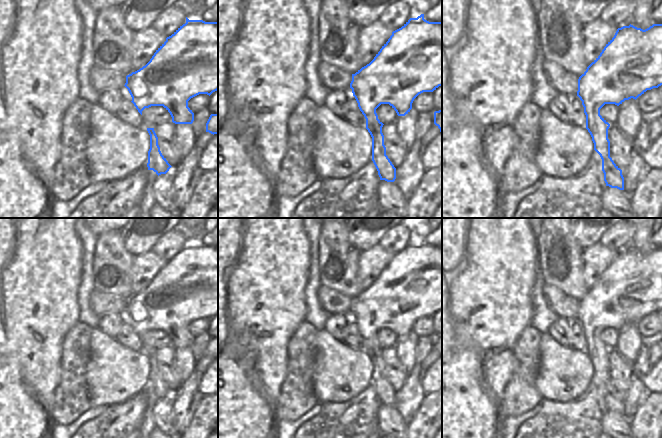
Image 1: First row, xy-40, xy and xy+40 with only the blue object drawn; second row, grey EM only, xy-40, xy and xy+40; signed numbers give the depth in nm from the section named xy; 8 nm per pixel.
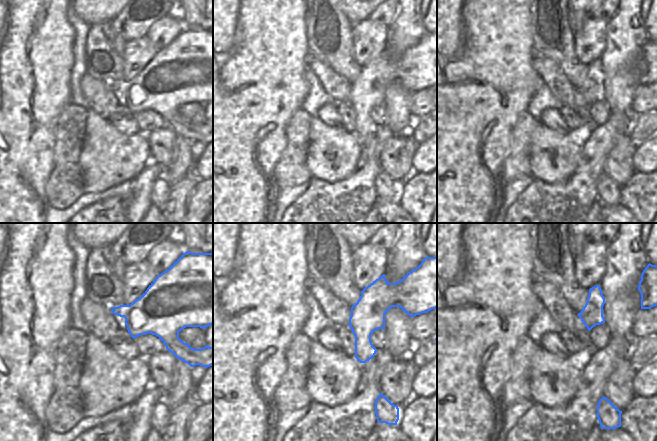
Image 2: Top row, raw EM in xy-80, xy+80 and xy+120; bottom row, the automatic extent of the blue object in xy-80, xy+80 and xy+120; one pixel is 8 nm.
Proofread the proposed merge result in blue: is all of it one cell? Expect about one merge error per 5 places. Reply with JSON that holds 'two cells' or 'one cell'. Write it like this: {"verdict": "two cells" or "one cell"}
{"verdict": "one cell"}

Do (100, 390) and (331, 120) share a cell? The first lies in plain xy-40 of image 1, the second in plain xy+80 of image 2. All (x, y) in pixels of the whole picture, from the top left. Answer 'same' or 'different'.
different

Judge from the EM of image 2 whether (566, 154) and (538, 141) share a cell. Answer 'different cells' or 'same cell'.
same cell

